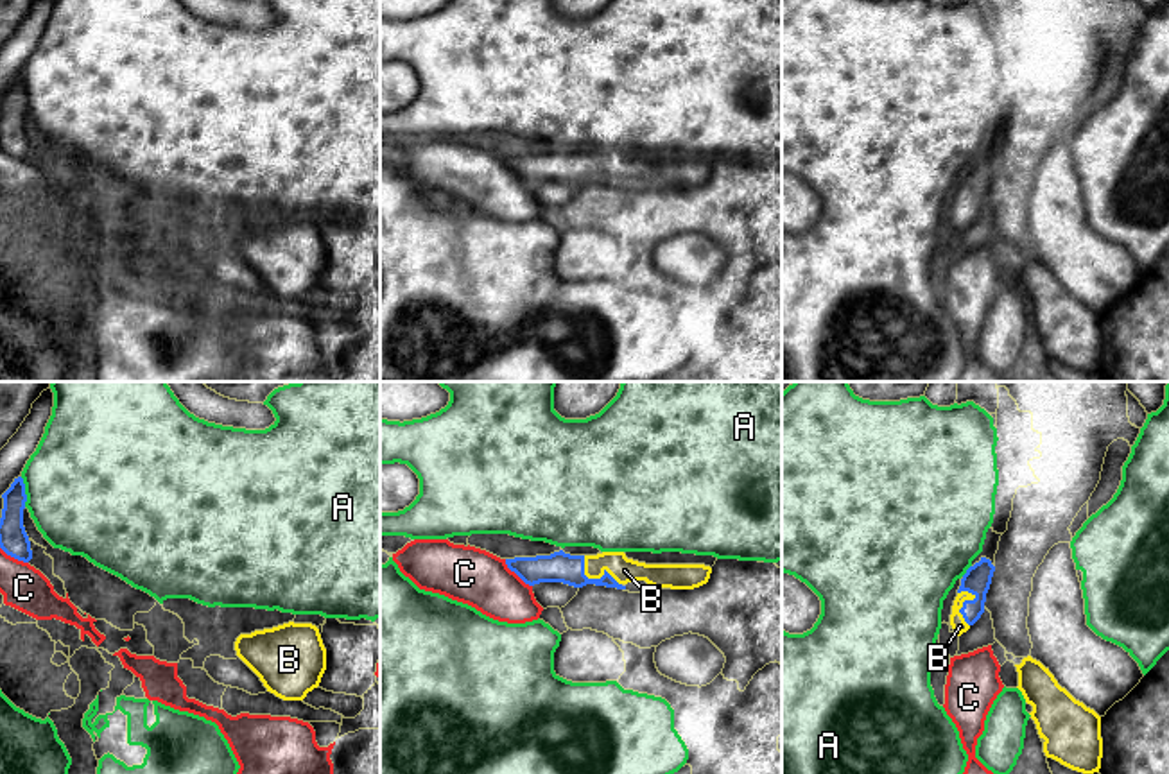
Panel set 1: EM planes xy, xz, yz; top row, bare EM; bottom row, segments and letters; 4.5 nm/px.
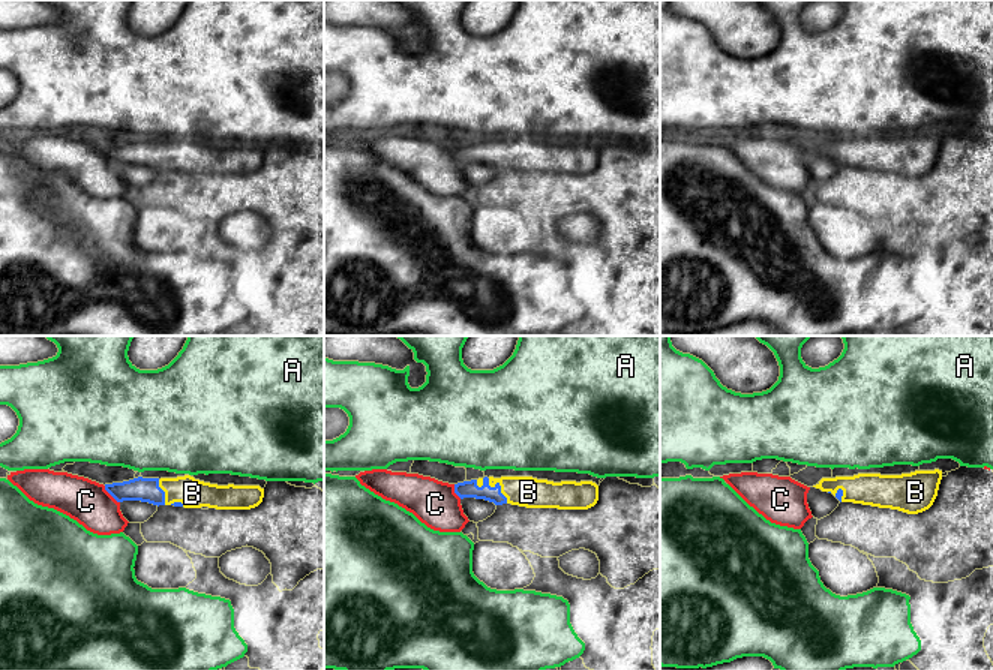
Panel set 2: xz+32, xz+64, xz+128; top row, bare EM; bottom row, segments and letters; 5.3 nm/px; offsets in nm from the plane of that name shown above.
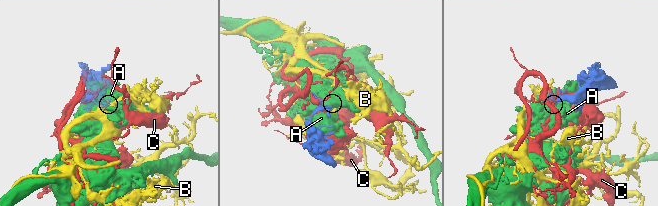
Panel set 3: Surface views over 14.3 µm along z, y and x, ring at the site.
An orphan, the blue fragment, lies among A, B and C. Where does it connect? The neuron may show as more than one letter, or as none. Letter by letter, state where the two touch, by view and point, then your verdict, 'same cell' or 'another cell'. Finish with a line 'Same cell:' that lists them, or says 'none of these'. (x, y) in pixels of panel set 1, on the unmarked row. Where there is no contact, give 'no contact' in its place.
A: contact xy (24, 90); another cell
B: contact xz (594, 178); same cell
C: contact xz (517, 172); another cell
Same cell: B

